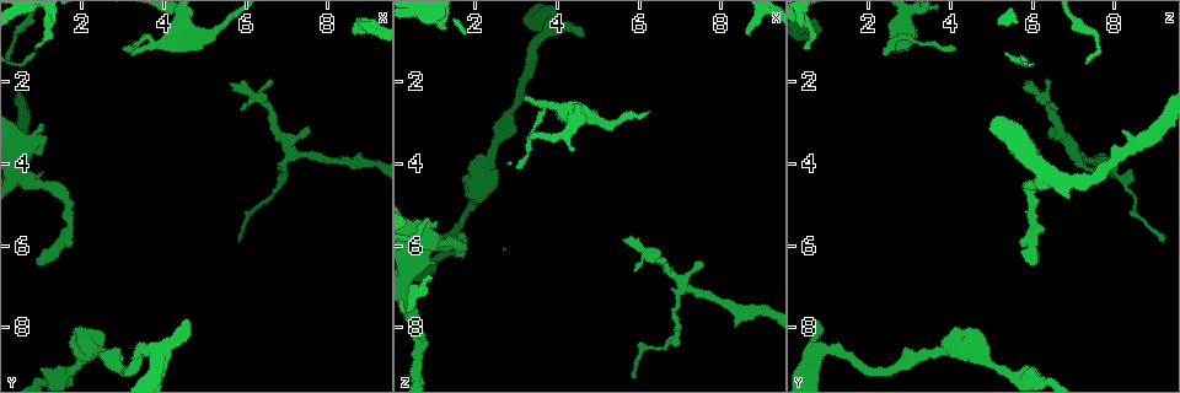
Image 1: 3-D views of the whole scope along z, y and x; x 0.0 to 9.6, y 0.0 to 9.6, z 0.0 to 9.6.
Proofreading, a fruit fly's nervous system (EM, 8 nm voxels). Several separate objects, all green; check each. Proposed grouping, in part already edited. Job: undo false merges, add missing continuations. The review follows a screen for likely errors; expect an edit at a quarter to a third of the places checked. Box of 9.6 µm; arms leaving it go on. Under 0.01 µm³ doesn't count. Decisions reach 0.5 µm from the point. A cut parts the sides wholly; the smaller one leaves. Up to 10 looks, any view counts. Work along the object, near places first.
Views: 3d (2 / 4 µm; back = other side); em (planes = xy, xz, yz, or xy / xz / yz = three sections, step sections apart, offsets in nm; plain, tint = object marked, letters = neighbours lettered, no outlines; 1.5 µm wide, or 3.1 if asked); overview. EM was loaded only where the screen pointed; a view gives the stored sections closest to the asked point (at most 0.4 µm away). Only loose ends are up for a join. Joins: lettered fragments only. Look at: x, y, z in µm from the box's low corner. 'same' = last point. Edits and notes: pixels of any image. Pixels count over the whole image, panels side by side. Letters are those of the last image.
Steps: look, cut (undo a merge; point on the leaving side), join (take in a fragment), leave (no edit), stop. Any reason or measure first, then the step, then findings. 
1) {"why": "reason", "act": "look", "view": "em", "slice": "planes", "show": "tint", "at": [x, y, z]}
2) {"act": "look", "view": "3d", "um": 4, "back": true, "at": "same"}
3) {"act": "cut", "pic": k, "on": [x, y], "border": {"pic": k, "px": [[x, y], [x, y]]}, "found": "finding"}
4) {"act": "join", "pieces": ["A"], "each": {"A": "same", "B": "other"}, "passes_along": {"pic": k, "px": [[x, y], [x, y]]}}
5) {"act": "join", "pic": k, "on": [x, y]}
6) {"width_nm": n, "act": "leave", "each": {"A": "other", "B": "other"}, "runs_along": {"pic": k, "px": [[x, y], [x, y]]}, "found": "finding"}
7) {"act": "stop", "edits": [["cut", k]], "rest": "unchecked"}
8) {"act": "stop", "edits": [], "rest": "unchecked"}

{"why": "branch stops here", "act": "look", "view": "3d", "um": 2, "at": [5.65, 2.10, 5.85]}

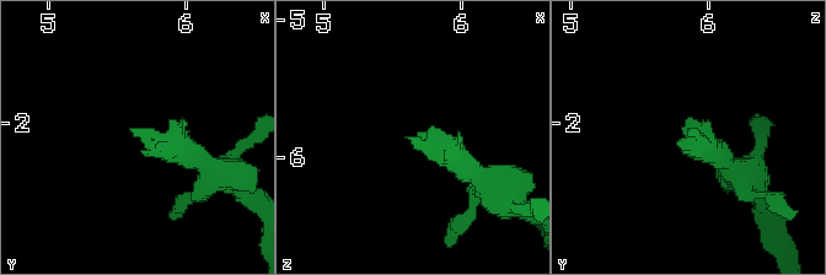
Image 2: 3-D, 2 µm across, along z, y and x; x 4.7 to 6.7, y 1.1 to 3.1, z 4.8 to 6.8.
{"why": "now the EM", "act": "look", "view": "em", "slice": "planes", "show": "letters", "at": [5.64, 2.06, 5.82]}

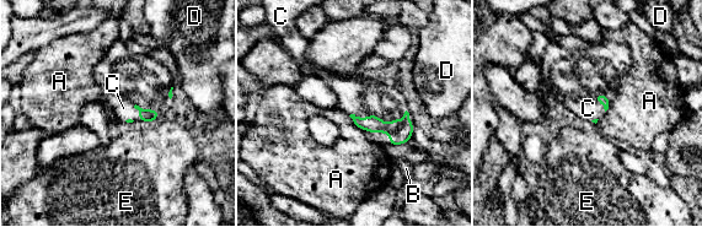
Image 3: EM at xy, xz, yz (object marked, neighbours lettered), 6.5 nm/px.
{"act": "join", "pieces": ["C"], "each": {"A": "other", "B": "other", "C": "same", "D": "other", "E": "other"}, "passes_along": {"pic": 3, "px": [[396, 129], [360, 118], [349, 90]]}, "found": "it goes on there"}

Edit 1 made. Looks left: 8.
{"why": "branch stops here", "act": "look", "view": "3d", "um": 4, "at": [7.50, 3.10, 6.45]}

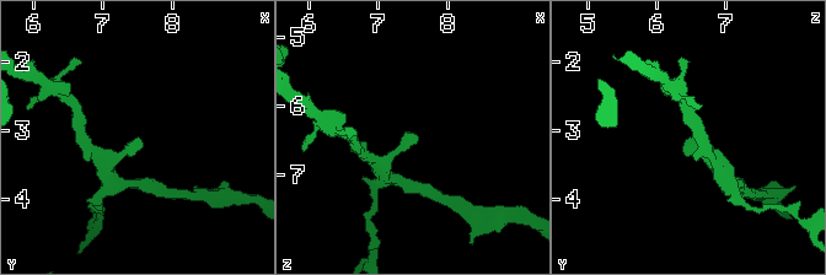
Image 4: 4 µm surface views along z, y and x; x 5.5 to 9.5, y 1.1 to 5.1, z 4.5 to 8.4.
{"act": "look", "view": "em", "slice": "planes", "show": "letters", "at": [7.50, 3.10, 6.40]}

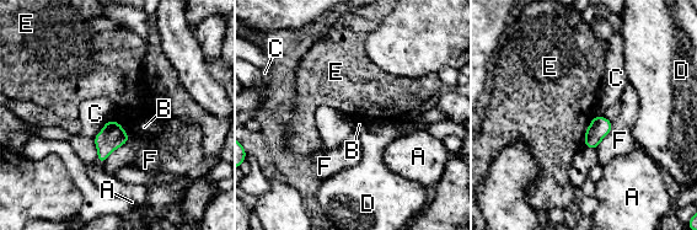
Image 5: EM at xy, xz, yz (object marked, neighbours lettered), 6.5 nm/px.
{"width_nm": 140, "longest_contact_nm": ["F", 200], "act": "leave", "each": {"A": "other", "B": "other", "C": "other", "D": "other", "E": "other", "F": "other"}, "found": "none of them fits"}

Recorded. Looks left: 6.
{"why": "free end", "act": "look", "view": "3d", "um": 4, "at": [4.65, 7.75, 0.70]}

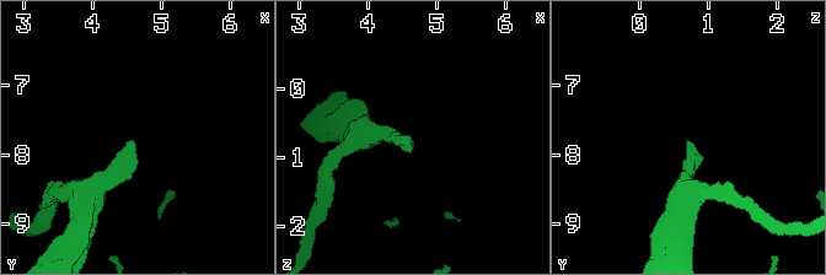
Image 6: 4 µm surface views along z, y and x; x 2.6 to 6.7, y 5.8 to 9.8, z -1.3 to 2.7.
{"act": "look", "view": "em", "slice": "planes", "show": "plain", "at": [4.60, 7.80, 0.70]}

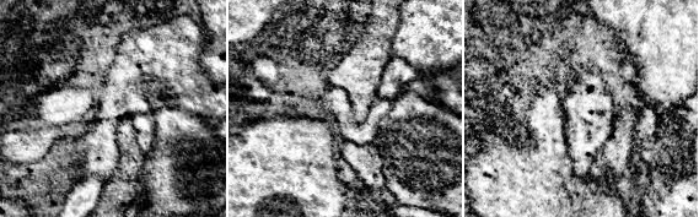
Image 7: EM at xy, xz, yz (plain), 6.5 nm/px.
{"why": "see the neighbours", "act": "look", "view": "em", "slice": "planes", "show": "letters", "at": "same"}

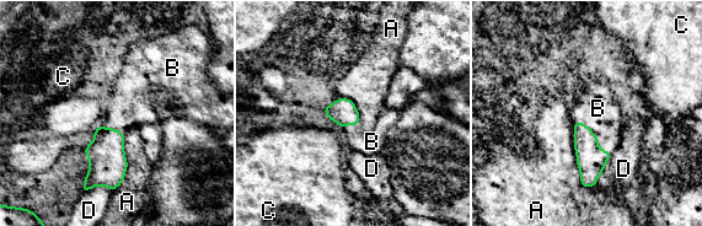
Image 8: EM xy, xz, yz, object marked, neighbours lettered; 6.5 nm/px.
{"act": "join", "pieces": ["B"], "each": {"A": "other", "B": "same", "C": "other", "D": "other"}, "passes_along": {"pic": 8, "px": [[590, 159], [598, 140], [598, 108]]}, "found": "it goes on there"}

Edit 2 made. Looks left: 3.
{"act": "look", "view": "overview"}

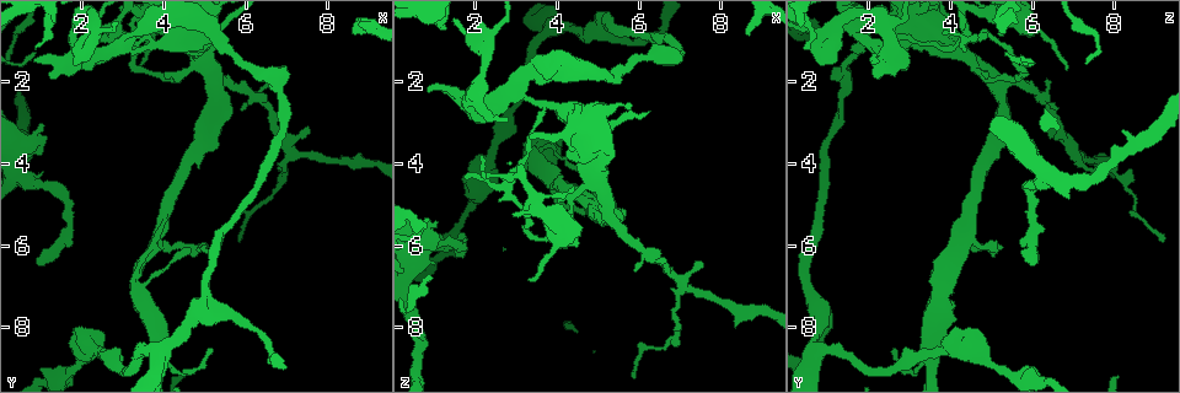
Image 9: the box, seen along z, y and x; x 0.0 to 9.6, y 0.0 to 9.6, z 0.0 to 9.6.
{"why": "tapers out", "act": "look", "view": "em", "slice": "xy", "step": 4, "show": "tint", "at": [8.65, 0.85, 0.80]}

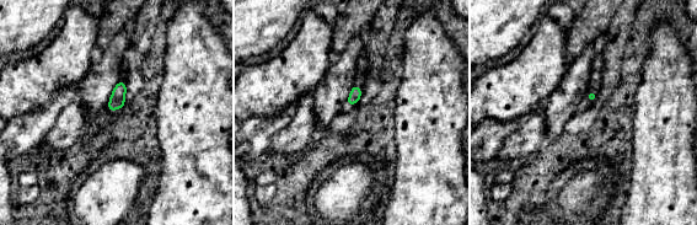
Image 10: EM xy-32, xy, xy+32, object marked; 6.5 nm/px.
{"why": "cut it another way", "act": "look", "view": "em", "slice": "planes", "show": "letters", "at": "same"}

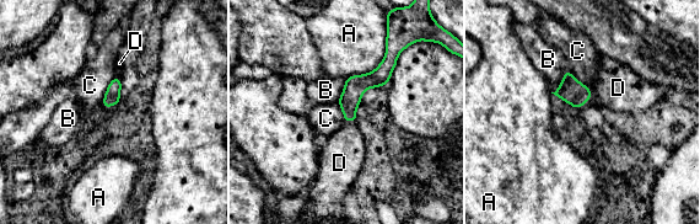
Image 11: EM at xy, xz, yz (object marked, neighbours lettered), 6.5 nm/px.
{"act": "join", "pieces": ["D"], "each": {"A": "other", "B": "other", "C": "other", "D": "same"}, "passes_along": {"pic": 11, "px": [[355, 86], [351, 121], [342, 158]]}, "found": "it goes on there"}

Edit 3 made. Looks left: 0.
{"act": "stop", "edits": [["join", 3], ["join", 8], ["join", 11]], "rest": "unchecked"}

